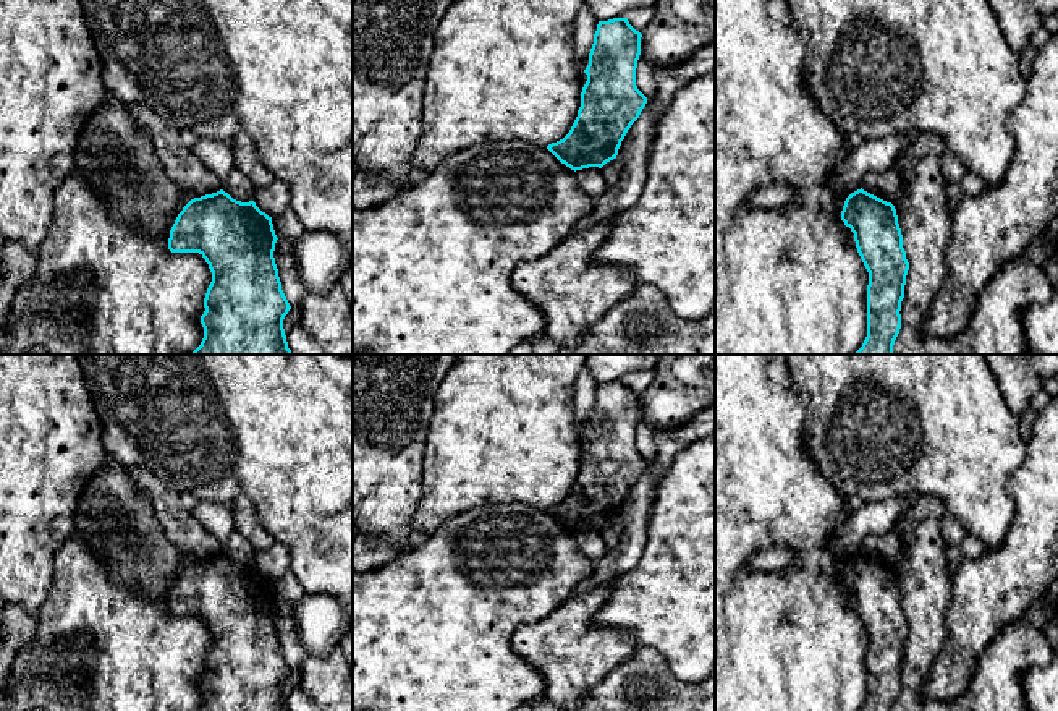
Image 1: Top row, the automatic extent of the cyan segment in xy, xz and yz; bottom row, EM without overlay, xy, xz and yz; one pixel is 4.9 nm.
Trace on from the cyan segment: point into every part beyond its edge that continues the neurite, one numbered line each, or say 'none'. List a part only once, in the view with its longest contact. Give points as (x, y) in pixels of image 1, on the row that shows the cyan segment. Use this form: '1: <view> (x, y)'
none

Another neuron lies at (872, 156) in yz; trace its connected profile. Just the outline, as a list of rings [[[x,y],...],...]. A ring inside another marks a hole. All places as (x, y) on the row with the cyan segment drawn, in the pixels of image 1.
[[[920,131],[893,133],[887,138],[862,139],[851,149],[849,155],[836,167],[830,186],[843,194],[861,189],[867,173],[891,170],[899,154],[912,143]]]

